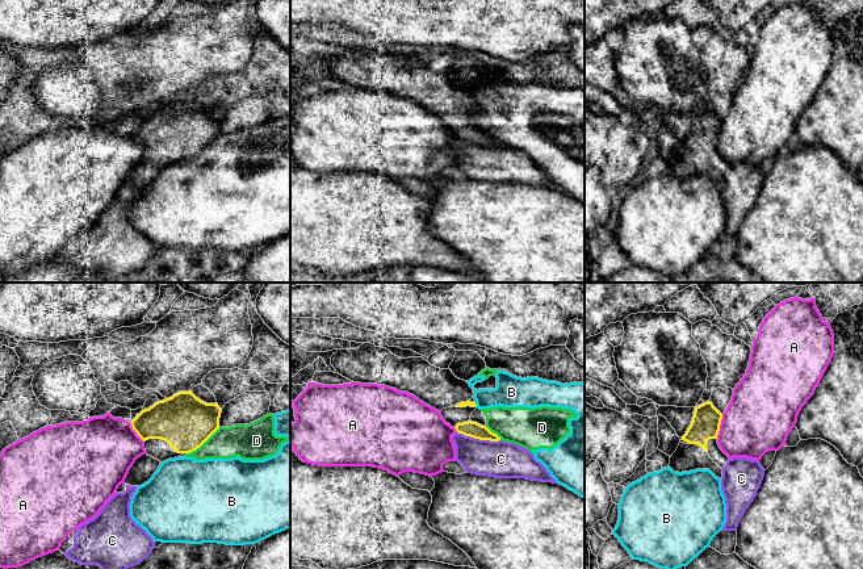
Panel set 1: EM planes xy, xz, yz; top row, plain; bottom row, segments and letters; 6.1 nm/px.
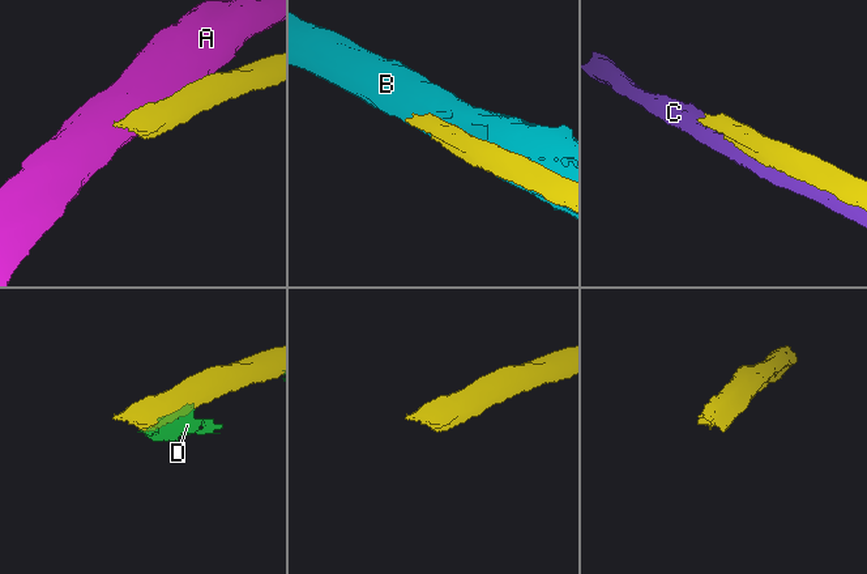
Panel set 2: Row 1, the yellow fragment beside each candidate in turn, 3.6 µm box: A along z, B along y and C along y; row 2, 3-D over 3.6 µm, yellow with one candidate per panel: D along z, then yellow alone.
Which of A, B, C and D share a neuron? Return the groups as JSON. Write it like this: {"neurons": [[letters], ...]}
{"neurons": [["A"], ["B", "D"], ["C"]]}

